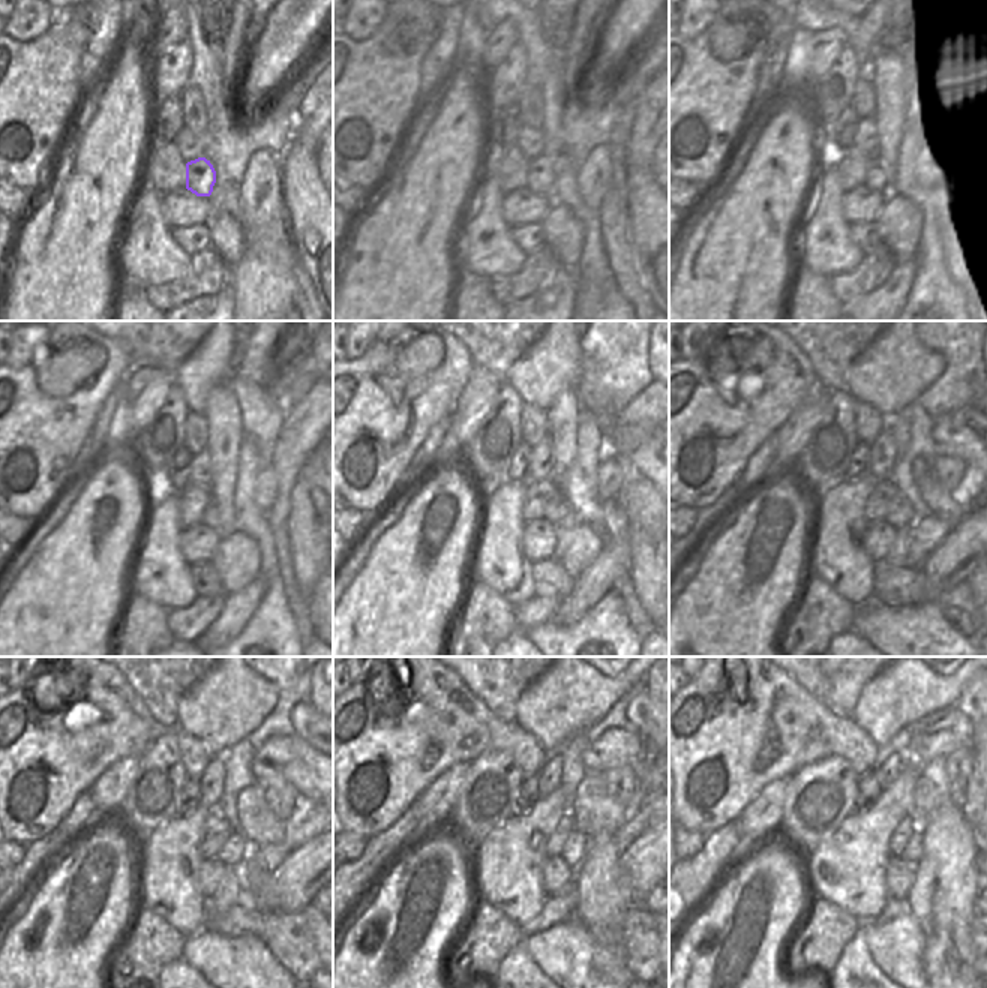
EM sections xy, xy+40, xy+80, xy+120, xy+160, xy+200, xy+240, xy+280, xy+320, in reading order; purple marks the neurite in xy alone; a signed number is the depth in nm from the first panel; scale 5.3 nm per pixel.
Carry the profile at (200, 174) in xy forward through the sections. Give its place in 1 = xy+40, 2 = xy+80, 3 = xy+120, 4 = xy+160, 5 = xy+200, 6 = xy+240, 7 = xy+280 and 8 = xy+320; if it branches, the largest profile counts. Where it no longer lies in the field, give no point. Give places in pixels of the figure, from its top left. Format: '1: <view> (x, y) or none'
1: xy+40 (540, 180)
2: xy+80 (879, 177)
3: xy+120 (212, 516)
4: xy+160 (557, 511)
5: xy+200 (900, 514)
6: xy+240 (236, 852)
7: xy+280 (575, 849)
8: xy+320 (914, 849)

